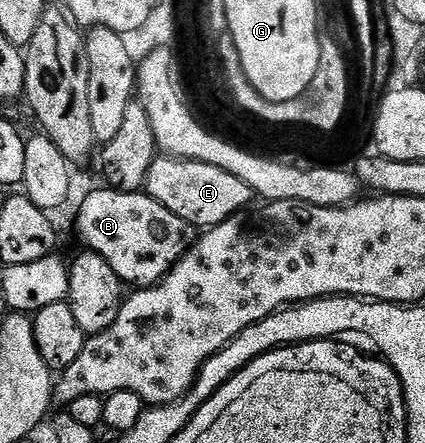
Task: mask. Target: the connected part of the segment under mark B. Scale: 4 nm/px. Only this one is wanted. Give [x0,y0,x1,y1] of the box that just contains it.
[76,187,194,289]

